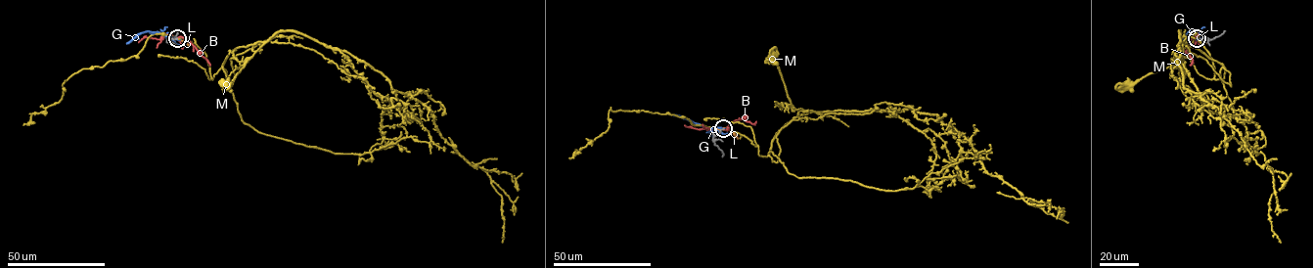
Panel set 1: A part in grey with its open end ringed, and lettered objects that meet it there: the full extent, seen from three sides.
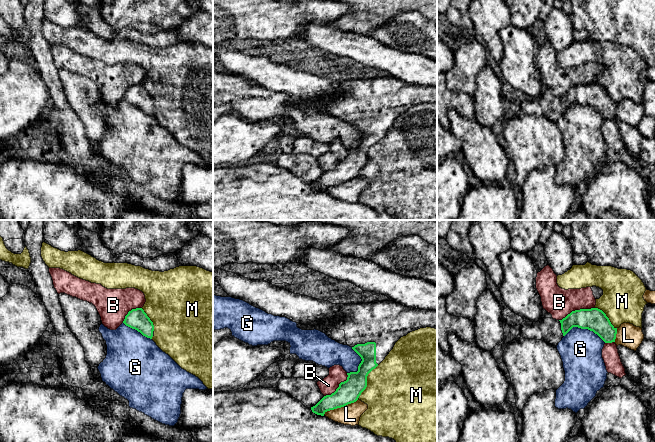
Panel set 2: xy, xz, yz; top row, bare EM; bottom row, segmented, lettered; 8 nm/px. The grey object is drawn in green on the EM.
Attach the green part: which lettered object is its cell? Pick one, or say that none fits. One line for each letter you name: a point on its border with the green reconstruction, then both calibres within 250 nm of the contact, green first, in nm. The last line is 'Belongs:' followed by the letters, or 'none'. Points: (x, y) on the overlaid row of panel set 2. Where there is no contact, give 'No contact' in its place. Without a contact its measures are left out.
Belongs: none

